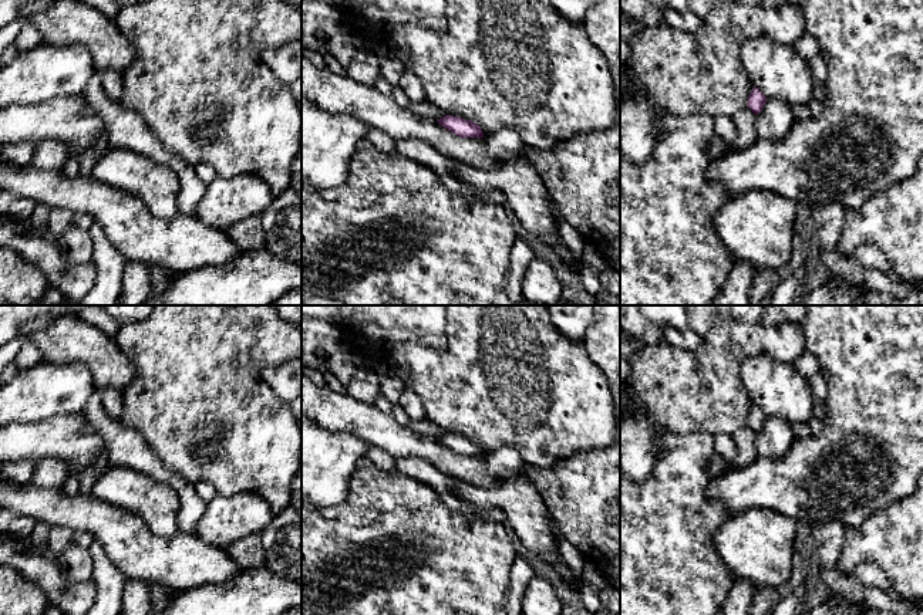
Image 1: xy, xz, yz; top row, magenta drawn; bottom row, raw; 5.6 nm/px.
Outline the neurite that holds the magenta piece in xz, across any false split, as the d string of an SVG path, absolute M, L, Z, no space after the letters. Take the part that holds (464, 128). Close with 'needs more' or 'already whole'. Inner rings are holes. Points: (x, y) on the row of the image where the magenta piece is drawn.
M445 115L439 119L437 119L441 126L451 131L452 134L461 136L461 138L482 138L482 129L478 124L454 116L454 115Z; already whole

